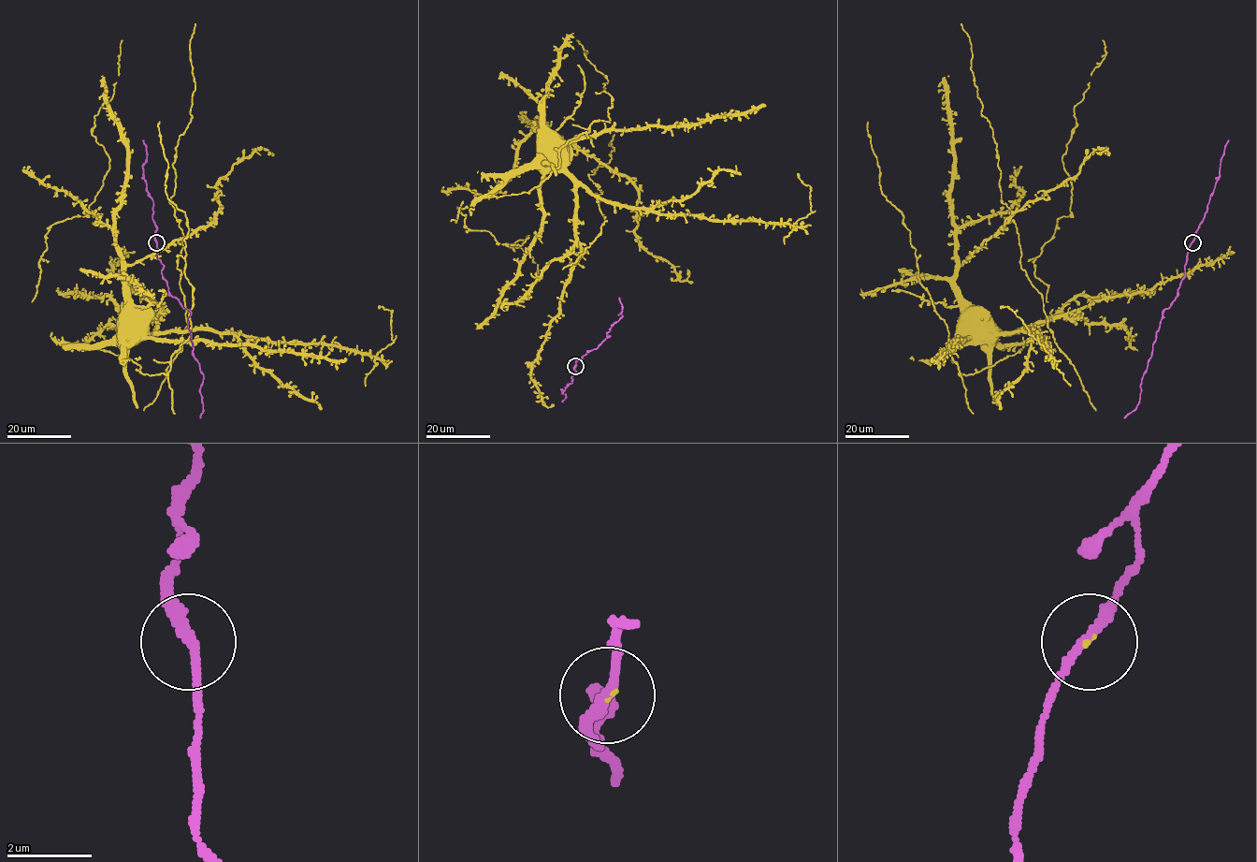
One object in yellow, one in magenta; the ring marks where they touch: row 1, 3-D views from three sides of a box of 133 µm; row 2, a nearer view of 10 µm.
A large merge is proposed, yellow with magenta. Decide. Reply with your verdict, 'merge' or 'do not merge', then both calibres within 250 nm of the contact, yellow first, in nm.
merge; 50 nm thick on the yellow side, 240 nm on the other

